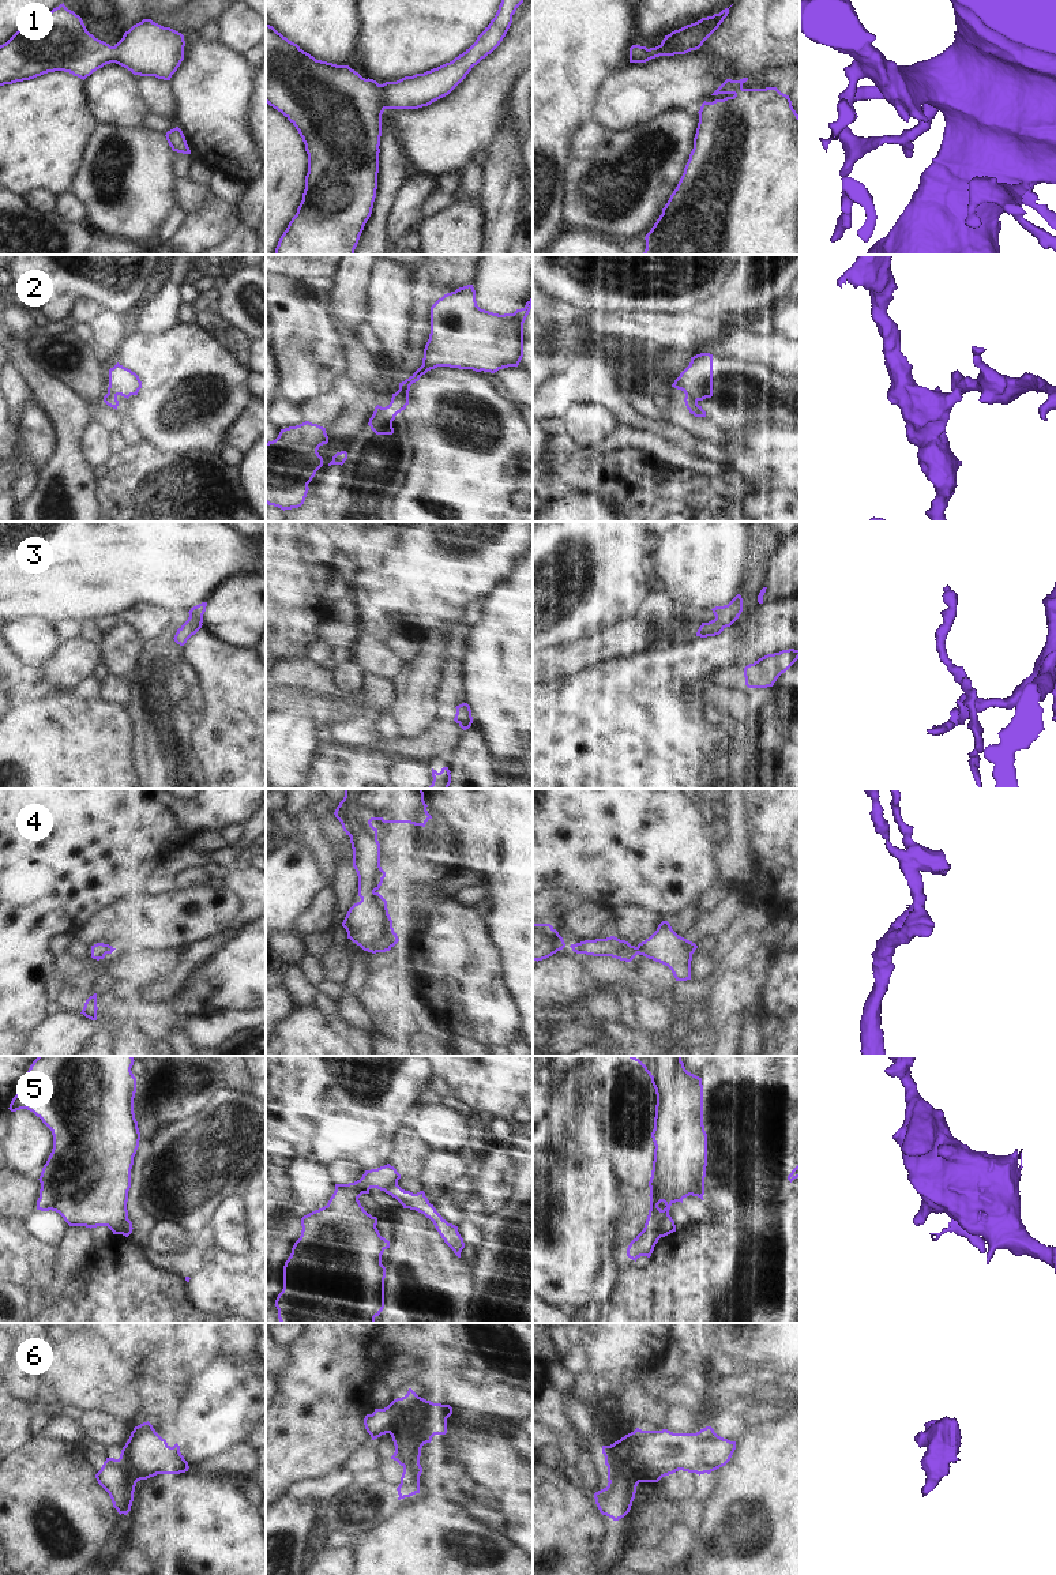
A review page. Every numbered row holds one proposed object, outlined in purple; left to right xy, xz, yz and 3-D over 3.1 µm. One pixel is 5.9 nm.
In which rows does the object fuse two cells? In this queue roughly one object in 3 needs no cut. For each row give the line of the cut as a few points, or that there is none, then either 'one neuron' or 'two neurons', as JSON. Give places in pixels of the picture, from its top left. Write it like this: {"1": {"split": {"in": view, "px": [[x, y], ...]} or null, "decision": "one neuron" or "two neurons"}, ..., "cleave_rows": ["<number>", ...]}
{"1": {"split": null, "decision": "one neuron"}, "2": {"split": {"in": "yz", "px": [[686, 393], [696, 402]]}, "decision": "two neurons"}, "3": {"split": null, "decision": "one neuron"}, "4": {"split": null, "decision": "one neuron"}, "5": {"split": {"in": "yz", "px": [[668, 1214], [662, 1221], [661, 1236]]}, "decision": "two neurons"}, "6": {"split": {"in": "xz", "px": [[406, 1395], [405, 1410], [389, 1432]]}, "decision": "two neurons"}, "cleave_rows": ["2", "5", "6"]}

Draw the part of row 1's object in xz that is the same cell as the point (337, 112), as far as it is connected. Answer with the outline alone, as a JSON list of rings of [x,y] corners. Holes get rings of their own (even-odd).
[[[501,0],[495,18],[476,42],[452,61],[424,74],[383,84],[362,78],[349,65],[316,60],[266,23],[266,102],[296,127],[308,154],[302,200],[281,236],[275,255],[354,255],[376,198],[383,112],[386,109],[418,109],[448,95],[474,65],[500,45],[512,23],[512,15],[522,3],[523,0]]]

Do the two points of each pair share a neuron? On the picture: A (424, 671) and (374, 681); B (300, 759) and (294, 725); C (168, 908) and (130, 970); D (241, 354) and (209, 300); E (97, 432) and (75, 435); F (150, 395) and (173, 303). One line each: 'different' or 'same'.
A: different
B: same
C: different
D: same
E: different
F: different

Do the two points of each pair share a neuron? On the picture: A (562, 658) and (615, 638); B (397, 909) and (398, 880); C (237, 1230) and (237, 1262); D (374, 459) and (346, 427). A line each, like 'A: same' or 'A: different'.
A: same
B: different
C: different
D: different

